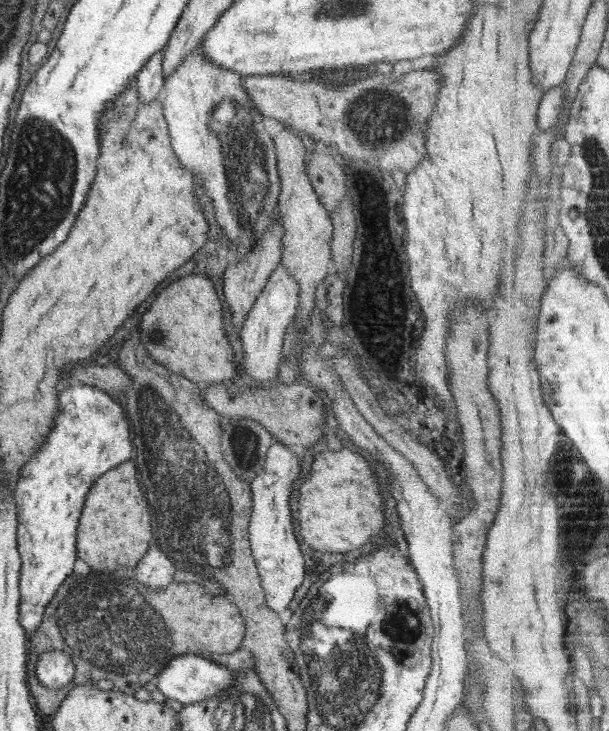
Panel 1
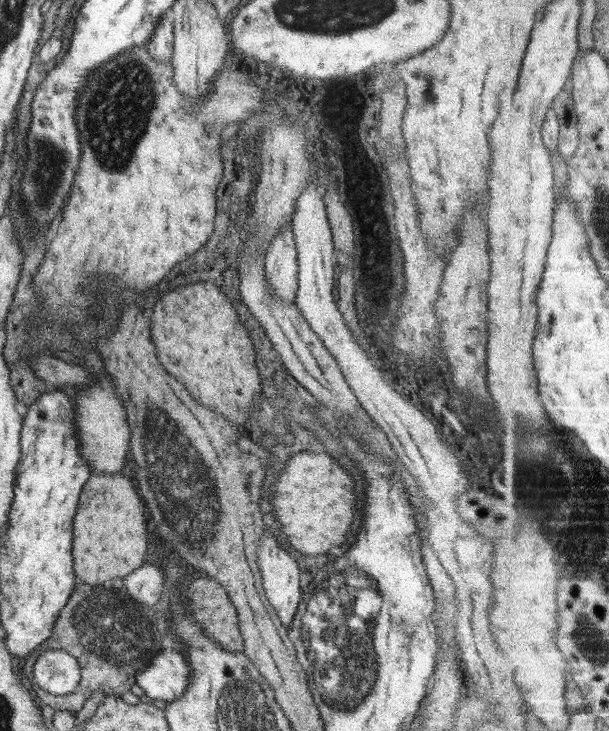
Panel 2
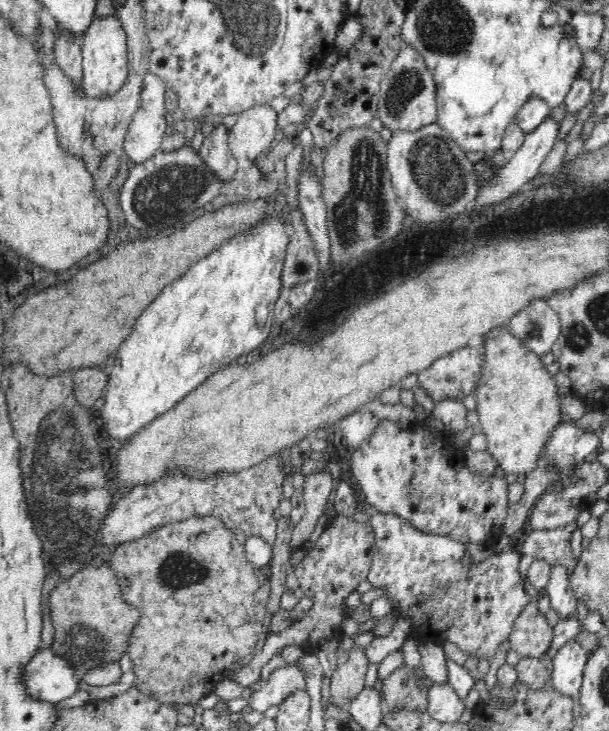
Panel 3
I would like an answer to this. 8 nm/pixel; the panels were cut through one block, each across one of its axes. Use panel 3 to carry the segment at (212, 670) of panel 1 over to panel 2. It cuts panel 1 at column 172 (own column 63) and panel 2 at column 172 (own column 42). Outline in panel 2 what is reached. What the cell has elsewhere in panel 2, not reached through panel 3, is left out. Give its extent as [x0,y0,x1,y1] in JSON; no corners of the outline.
[136,644,191,703]

